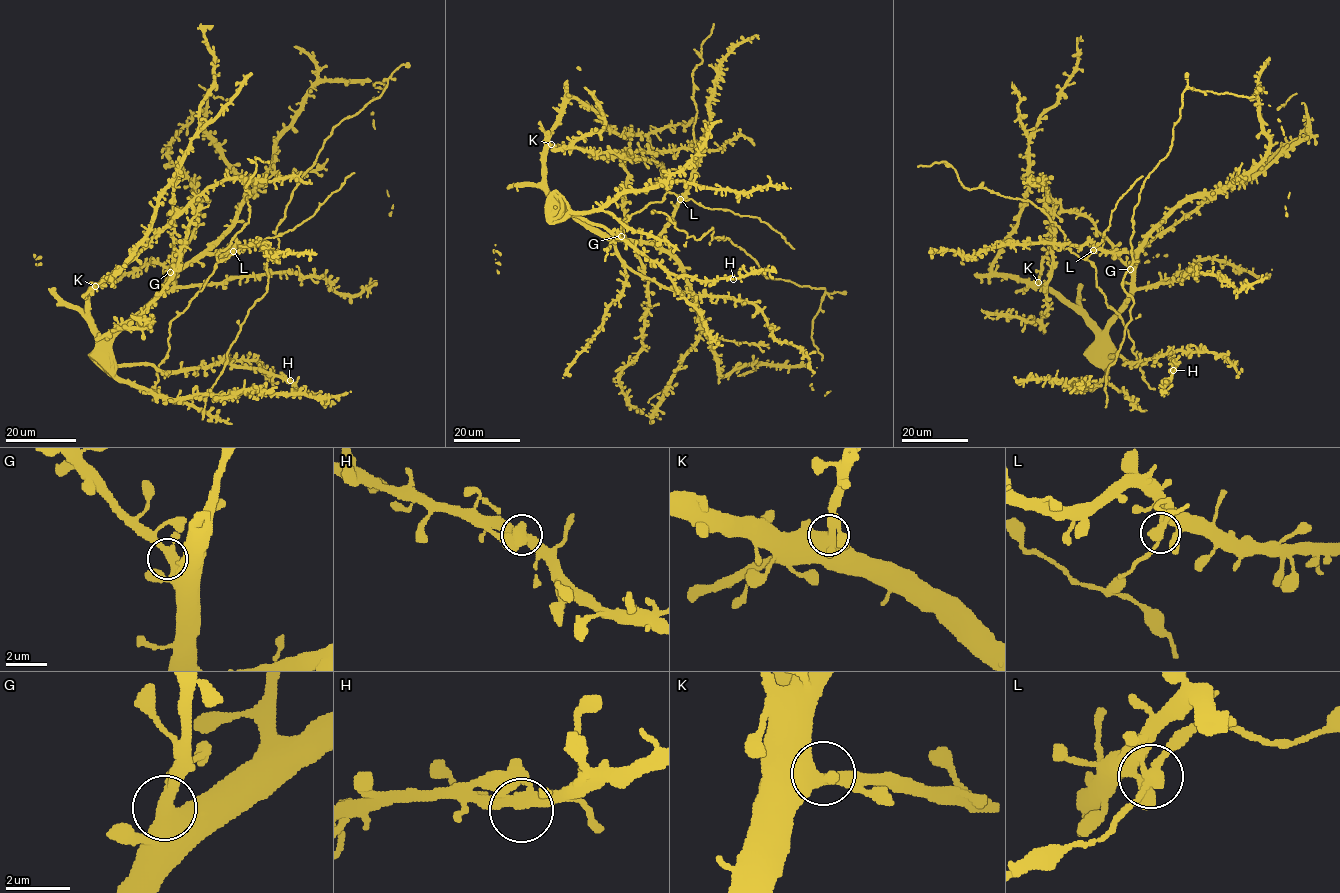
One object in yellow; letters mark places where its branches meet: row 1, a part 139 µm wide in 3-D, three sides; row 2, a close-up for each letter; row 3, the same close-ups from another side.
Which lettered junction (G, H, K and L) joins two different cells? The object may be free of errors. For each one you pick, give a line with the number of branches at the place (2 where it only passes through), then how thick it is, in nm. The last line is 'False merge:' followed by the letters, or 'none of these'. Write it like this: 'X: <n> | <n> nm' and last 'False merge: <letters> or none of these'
False merge: none of these

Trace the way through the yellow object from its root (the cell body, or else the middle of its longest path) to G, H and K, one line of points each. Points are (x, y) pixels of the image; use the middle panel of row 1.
G: (704, 328), (684, 268), (657, 246), (630, 242), (621, 236)
H: (704, 328), (691, 284), (671, 255), (650, 243), (601, 237), (566, 213), (606, 227), (677, 275), (733, 279)
K: (704, 328), (691, 284), (671, 255), (650, 243), (602, 237), (556, 203), (545, 185), (545, 151), (551, 144)

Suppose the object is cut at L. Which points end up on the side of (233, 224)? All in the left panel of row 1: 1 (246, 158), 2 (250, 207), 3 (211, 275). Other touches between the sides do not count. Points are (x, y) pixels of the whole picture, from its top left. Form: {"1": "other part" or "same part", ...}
{"1": "other part", "2": "other part", "3": "other part"}

